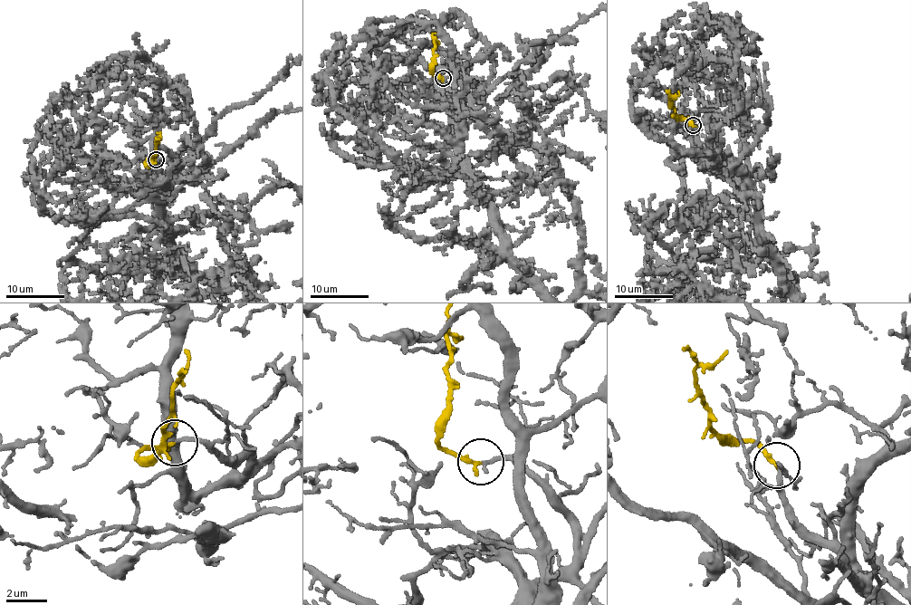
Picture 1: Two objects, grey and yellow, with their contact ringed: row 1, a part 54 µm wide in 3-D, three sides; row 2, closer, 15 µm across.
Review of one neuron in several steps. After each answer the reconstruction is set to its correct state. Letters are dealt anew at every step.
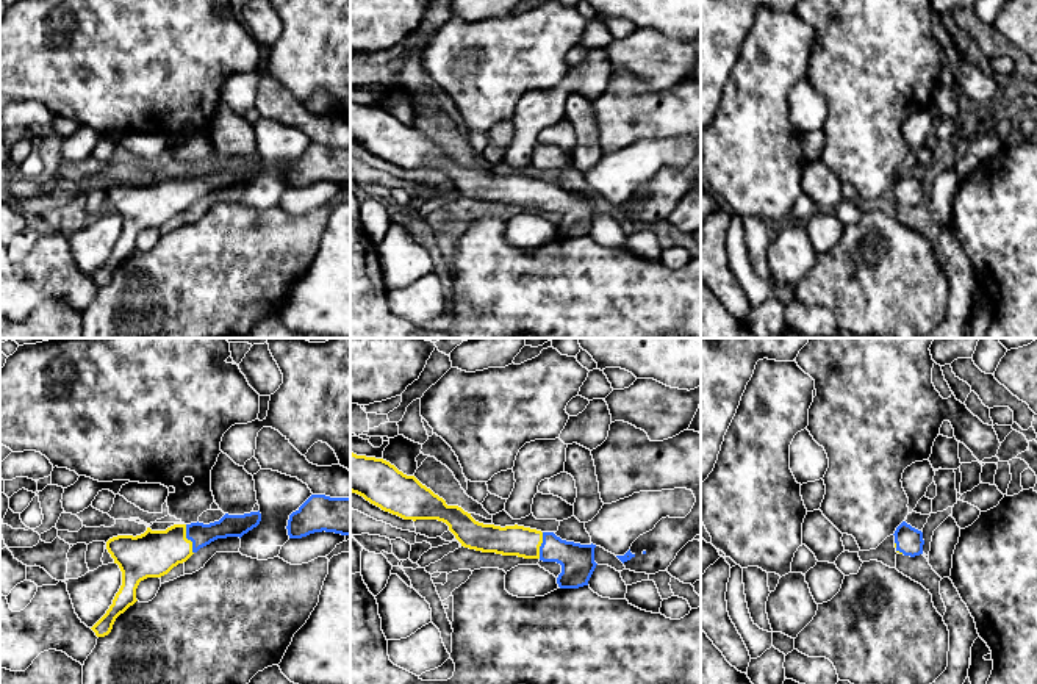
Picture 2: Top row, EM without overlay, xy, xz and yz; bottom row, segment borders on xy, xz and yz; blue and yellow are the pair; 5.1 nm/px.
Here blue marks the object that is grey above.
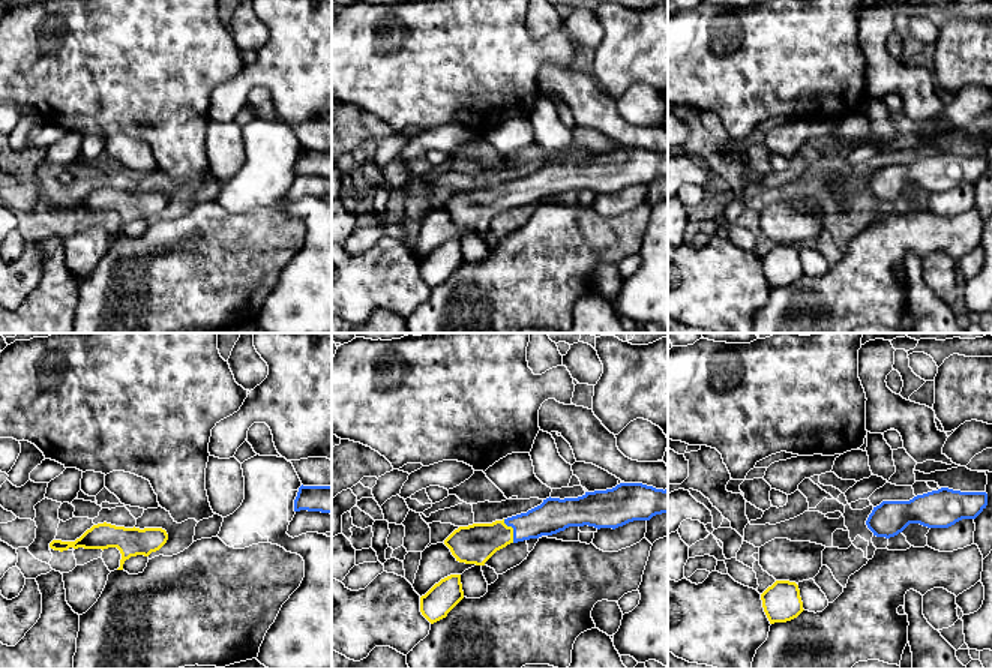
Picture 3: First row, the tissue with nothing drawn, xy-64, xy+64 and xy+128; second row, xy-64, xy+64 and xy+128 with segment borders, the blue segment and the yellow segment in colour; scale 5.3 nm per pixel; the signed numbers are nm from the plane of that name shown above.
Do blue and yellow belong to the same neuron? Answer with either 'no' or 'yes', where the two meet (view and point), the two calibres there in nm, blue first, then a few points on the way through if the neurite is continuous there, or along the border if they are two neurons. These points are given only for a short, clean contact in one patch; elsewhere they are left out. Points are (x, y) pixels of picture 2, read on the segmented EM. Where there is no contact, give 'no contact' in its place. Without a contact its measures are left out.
yes | xy (188, 539) | 120/240 nm | across xy (200, 534), (188, 539), (152, 554)

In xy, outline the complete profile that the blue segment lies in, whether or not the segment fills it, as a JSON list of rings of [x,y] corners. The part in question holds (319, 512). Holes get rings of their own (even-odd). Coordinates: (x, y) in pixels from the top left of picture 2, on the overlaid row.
[[[311,495],[288,520],[289,538],[302,538],[314,532],[350,535],[350,498]]]

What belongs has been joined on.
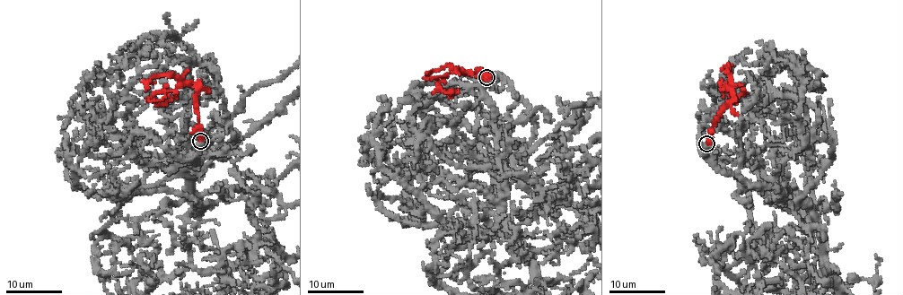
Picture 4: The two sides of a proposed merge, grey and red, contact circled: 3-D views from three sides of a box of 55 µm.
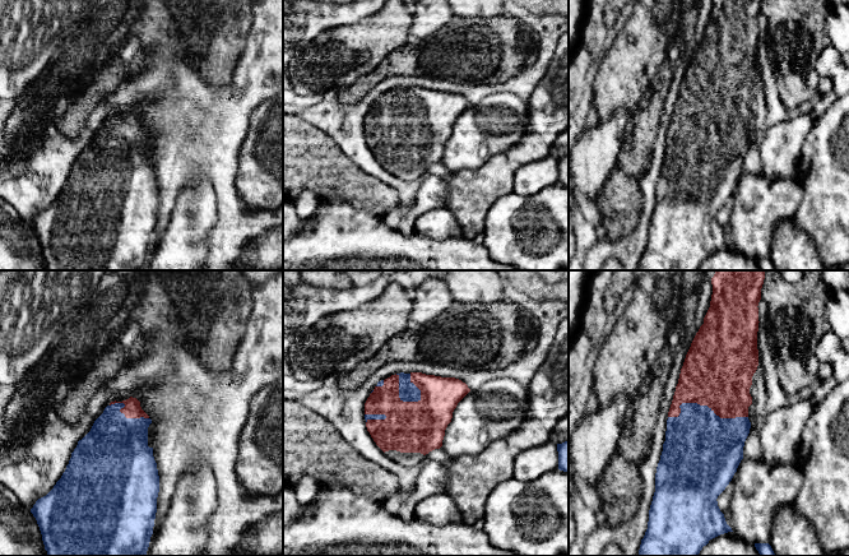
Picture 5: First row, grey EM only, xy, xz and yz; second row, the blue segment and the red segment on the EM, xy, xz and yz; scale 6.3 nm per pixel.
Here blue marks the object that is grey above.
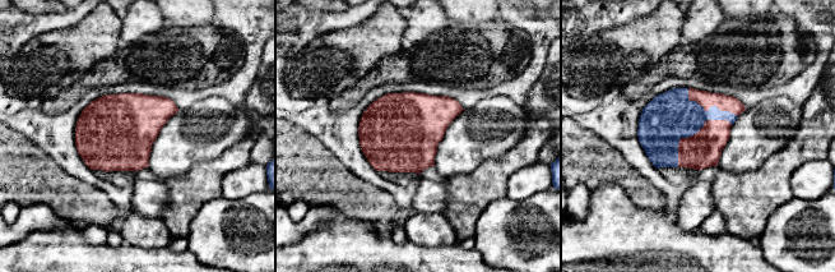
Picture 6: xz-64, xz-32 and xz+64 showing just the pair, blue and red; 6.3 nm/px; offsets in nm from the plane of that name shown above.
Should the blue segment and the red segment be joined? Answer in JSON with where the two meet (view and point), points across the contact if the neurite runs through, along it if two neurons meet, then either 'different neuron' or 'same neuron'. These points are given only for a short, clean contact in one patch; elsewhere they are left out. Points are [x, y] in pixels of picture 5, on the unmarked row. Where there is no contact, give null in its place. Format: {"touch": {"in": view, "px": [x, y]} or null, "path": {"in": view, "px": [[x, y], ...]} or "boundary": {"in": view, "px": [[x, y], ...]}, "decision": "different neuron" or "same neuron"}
{"touch": {"in": "yz", "px": [704, 120]}, "decision": "same neuron"}

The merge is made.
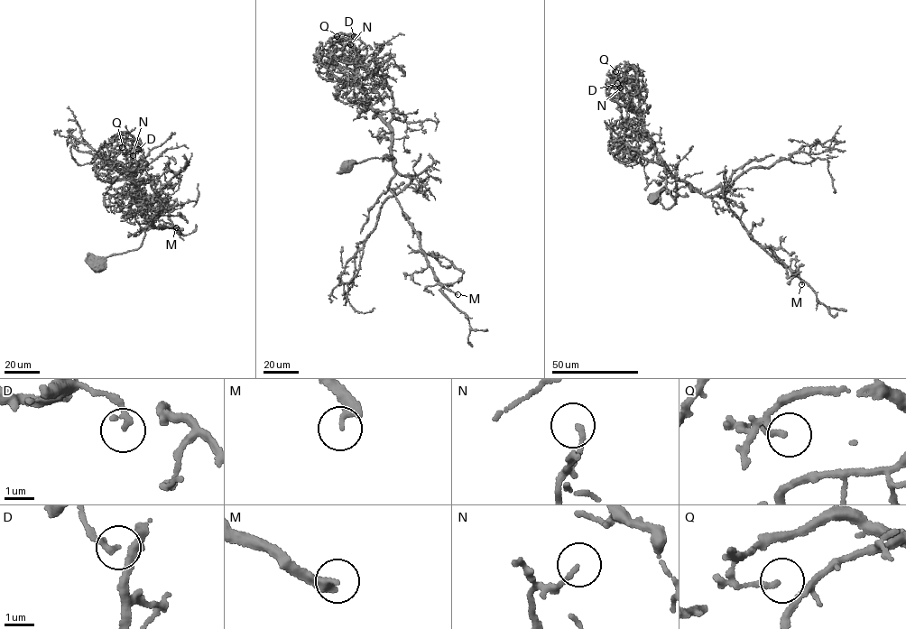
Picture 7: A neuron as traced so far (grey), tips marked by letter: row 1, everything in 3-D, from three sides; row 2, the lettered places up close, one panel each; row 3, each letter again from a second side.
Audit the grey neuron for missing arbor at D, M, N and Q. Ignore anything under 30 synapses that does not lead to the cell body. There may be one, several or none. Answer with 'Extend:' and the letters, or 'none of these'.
Extend: M

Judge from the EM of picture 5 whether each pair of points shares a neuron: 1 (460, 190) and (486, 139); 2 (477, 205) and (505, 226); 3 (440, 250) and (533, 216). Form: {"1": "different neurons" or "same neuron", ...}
{"1": "different neurons", "2": "different neurons", "3": "different neurons"}

